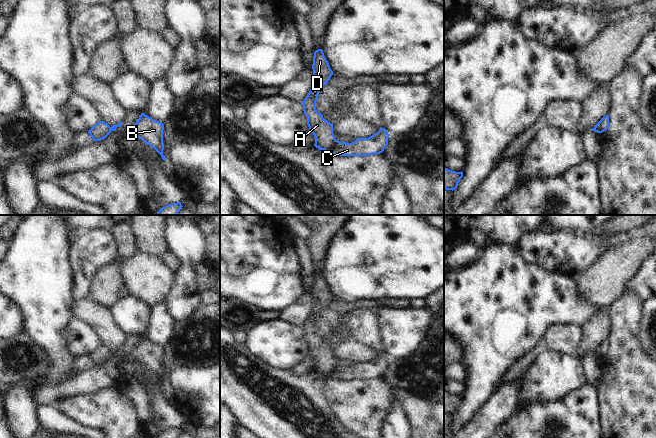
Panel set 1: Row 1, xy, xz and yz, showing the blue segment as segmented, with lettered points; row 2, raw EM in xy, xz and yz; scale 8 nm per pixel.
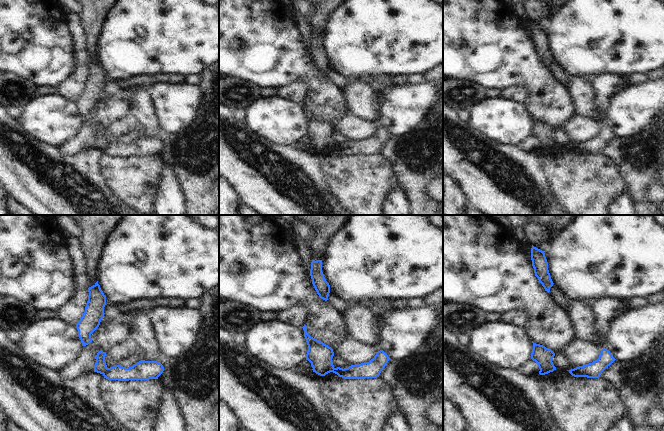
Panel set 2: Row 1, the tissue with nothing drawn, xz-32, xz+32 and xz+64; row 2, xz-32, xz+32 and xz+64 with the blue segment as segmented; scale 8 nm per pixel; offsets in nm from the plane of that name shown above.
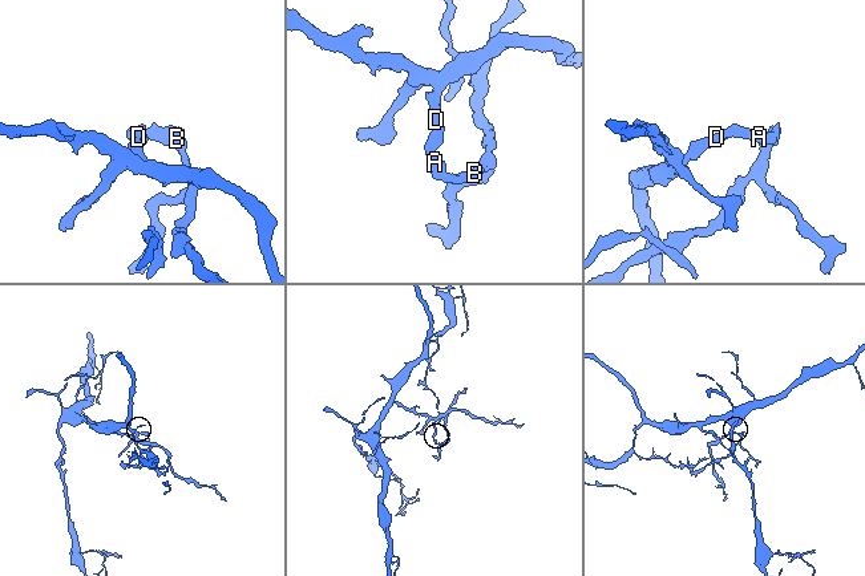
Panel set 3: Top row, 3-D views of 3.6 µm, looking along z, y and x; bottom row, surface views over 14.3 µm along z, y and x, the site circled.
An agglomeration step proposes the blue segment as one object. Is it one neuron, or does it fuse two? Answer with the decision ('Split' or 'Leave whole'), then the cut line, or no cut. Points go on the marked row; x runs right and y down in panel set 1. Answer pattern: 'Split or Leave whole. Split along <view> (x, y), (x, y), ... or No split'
Split. Split along xz (336, 140), (327, 151)

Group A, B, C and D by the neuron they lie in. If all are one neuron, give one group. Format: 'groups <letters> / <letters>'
groups A D / B C

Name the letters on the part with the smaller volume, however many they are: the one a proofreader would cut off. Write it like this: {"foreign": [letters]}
{"foreign": ["B", "C"]}

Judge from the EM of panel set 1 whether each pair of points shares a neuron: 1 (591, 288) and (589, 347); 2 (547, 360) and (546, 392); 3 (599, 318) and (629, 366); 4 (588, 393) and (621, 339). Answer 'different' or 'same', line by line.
1: different
2: same
3: different
4: different

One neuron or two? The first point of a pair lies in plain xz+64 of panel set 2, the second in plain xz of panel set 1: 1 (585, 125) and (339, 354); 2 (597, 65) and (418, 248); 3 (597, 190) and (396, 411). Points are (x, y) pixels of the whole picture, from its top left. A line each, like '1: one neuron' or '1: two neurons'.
1: one neuron
2: one neuron
3: two neurons

